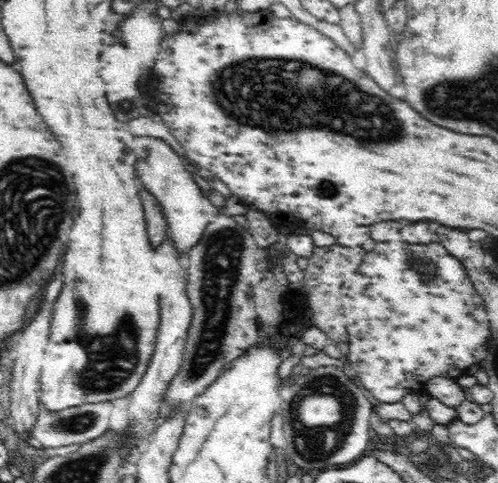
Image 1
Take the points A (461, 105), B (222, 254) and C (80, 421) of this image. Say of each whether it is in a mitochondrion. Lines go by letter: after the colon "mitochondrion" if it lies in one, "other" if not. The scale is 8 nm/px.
A: mitochondrion
B: mitochondrion
C: mitochondrion

